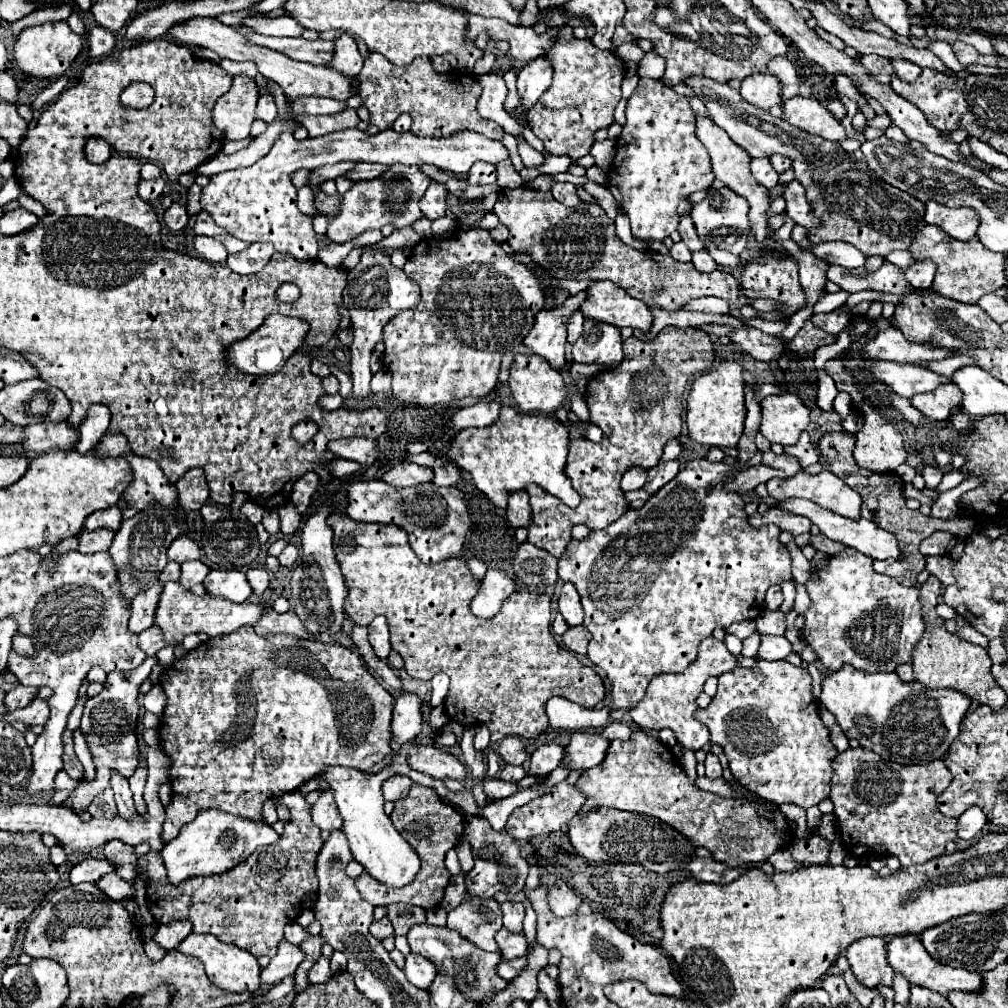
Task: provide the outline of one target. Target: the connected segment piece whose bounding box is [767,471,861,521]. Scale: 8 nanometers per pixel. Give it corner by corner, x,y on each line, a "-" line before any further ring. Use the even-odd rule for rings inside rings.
799,471
787,481
771,479
767,483
767,489
775,501
799,497
809,499
833,513
839,513
855,521
861,517
859,515
861,495
847,483
843,483
839,477
835,477
831,471
823,471
819,475
807,475
805,471

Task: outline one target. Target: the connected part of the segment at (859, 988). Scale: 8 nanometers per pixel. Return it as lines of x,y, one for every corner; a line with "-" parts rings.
845,971
843,977
845,977
847,987
851,989
851,993
855,993
855,995
859,997
861,1005
863,1005
863,1007
869,1007
869,1005
873,1003
873,999
875,999
875,989
869,989
869,987
861,985
861,983
855,979
855,975
853,975
851,971

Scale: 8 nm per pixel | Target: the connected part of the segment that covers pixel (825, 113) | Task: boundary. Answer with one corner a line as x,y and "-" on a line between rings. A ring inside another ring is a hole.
801,95
791,97
785,101
785,111
783,119
789,121
791,125
819,135
827,141
843,141
847,139
847,131
841,125
839,119
831,115
827,107
823,107
817,99
805,99

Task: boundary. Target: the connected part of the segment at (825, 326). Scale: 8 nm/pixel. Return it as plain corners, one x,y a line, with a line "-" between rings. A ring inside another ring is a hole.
841,308
831,313
813,314
812,323
829,334
838,335
849,323
850,313

